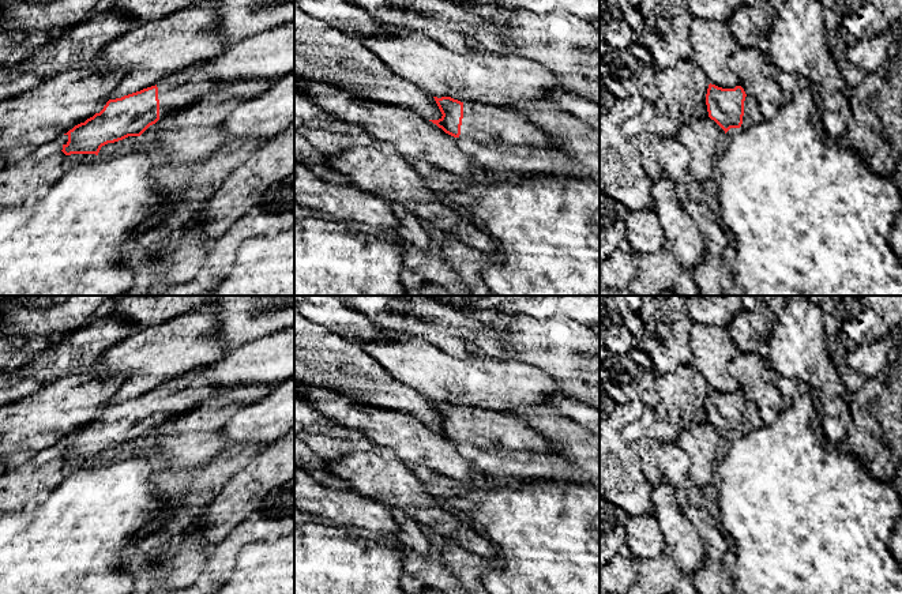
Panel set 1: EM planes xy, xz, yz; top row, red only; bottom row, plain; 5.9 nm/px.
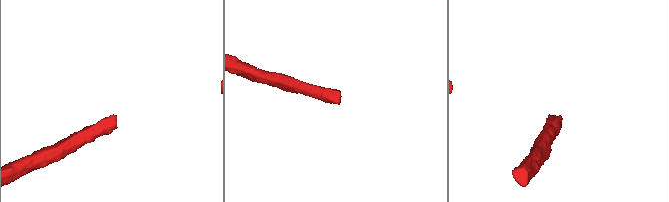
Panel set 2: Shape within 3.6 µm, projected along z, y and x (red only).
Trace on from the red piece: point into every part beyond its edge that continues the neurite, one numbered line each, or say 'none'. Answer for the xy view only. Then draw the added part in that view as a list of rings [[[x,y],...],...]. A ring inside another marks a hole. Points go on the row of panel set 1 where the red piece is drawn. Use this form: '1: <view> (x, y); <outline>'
1: xy (183, 89); [[[195,72],[169,75],[157,84],[159,116],[189,106],[202,97],[221,90],[223,84]]]

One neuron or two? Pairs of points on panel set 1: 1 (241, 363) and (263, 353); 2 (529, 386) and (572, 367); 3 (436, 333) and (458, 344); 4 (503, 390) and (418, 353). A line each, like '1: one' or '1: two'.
1: one
2: two
3: one
4: one

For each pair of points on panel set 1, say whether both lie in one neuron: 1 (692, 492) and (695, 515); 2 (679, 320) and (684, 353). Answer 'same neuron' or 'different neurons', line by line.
1: same neuron
2: same neuron

